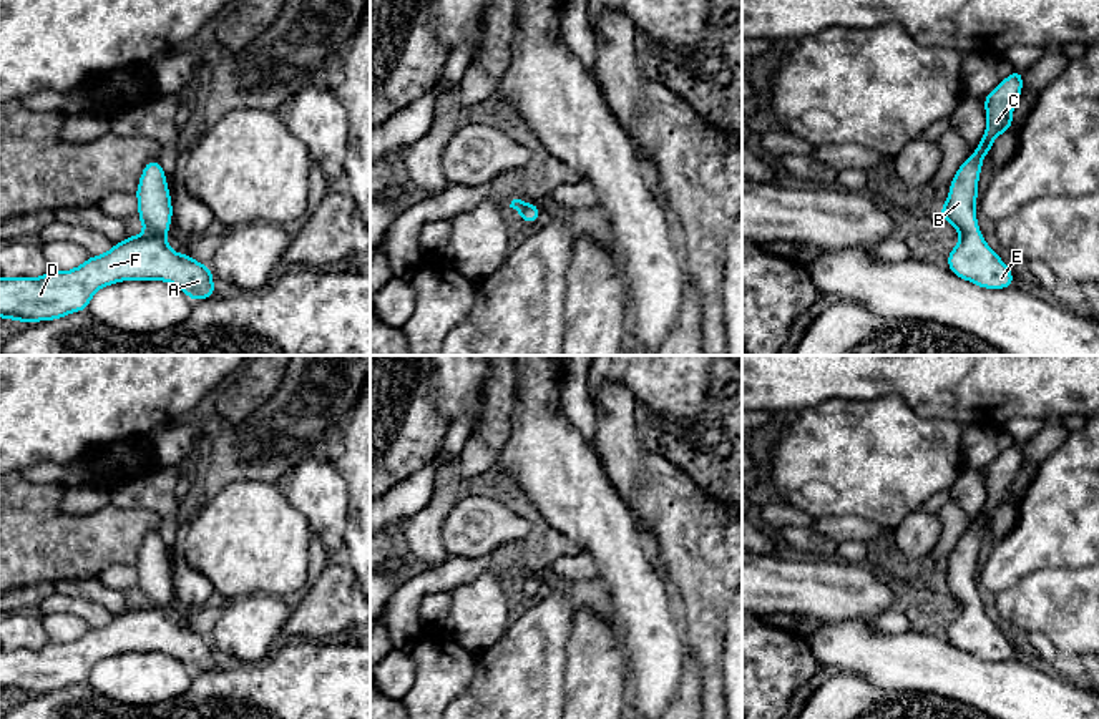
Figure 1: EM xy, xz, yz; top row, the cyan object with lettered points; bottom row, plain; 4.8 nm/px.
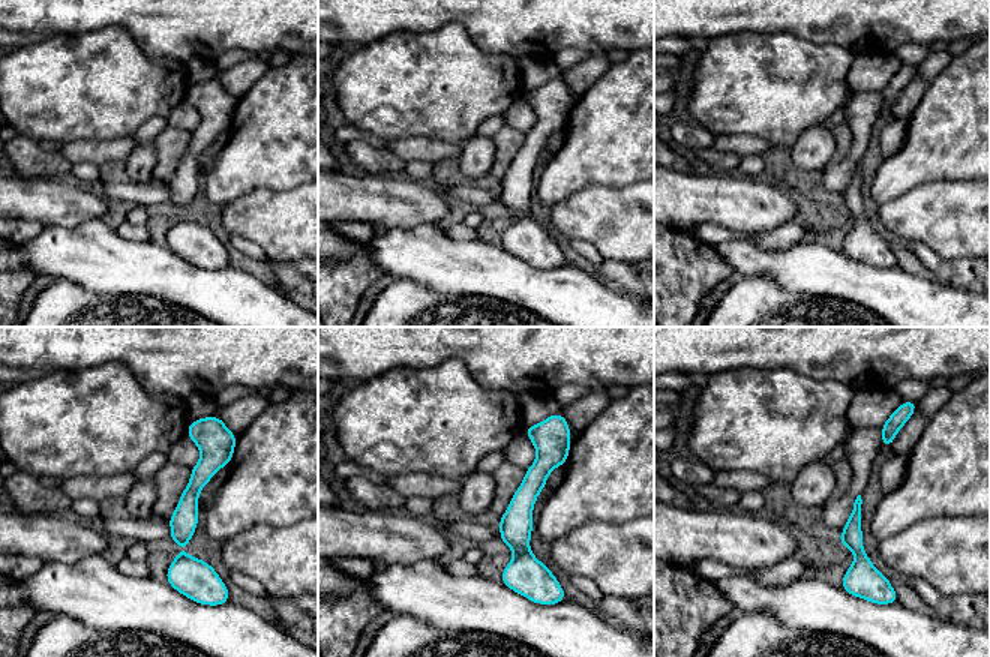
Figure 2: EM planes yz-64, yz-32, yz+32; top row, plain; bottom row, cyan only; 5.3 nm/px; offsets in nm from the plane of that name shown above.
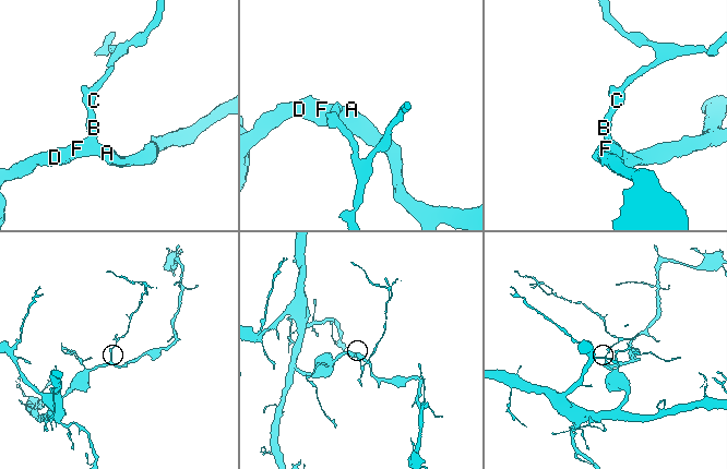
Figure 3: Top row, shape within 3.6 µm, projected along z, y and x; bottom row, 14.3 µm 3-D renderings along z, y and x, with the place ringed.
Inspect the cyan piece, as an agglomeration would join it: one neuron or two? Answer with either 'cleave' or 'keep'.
keep

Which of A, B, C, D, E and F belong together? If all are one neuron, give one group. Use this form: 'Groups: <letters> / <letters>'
Groups: A B C D E F

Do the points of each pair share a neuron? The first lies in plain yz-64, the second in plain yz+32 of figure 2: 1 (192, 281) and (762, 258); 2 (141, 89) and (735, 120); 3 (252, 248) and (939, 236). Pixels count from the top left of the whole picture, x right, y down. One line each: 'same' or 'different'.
1: same
2: same
3: different

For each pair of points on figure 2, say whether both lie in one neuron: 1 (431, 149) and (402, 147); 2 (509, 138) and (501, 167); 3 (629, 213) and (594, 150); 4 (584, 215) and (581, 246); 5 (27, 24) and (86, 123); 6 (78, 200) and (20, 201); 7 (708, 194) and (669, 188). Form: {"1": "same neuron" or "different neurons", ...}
{"1": "same neuron", "2": "same neuron", "3": "different neurons", "4": "different neurons", "5": "different neurons", "6": "same neuron", "7": "same neuron"}

